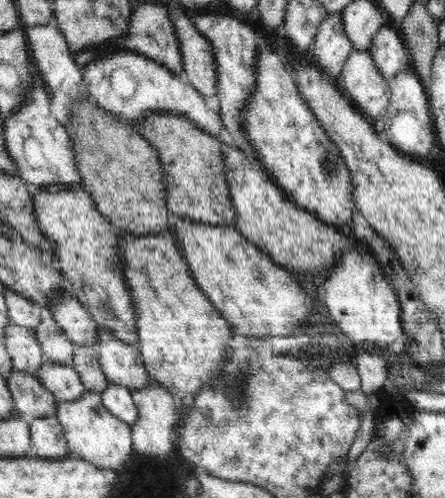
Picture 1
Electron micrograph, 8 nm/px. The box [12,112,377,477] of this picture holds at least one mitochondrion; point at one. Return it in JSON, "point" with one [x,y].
{"point":[237,386]}

